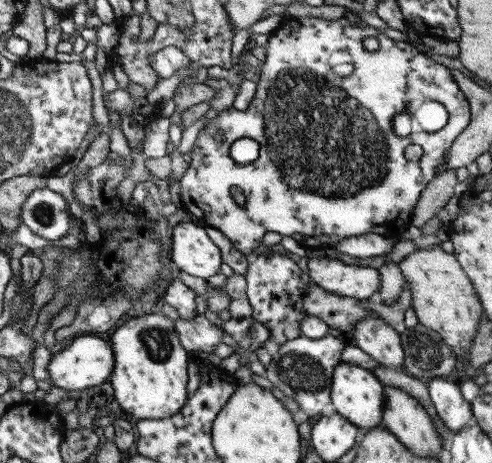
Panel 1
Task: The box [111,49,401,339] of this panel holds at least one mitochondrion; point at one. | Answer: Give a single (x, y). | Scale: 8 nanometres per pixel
(320, 139)

